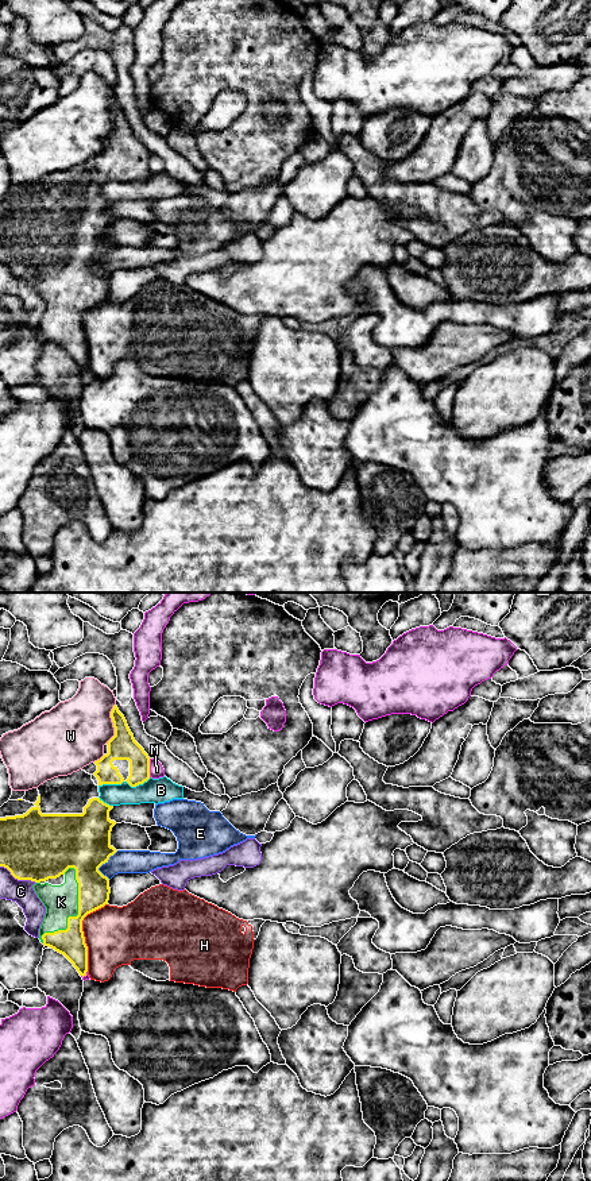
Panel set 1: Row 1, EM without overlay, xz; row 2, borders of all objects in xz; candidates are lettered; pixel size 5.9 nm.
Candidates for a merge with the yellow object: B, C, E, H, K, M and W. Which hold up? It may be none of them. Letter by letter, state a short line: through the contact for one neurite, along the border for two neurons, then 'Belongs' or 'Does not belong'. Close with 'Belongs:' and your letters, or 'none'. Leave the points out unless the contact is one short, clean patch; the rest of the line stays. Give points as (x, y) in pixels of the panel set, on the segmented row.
B: Line: xz (123, 780), (120, 783), (103, 783), (99, 786). Does not belong
C: Does not belong
E: Does not belong
H: Does not belong
K: Belongs
M: Does not belong
W: Does not belong
Belongs: K

